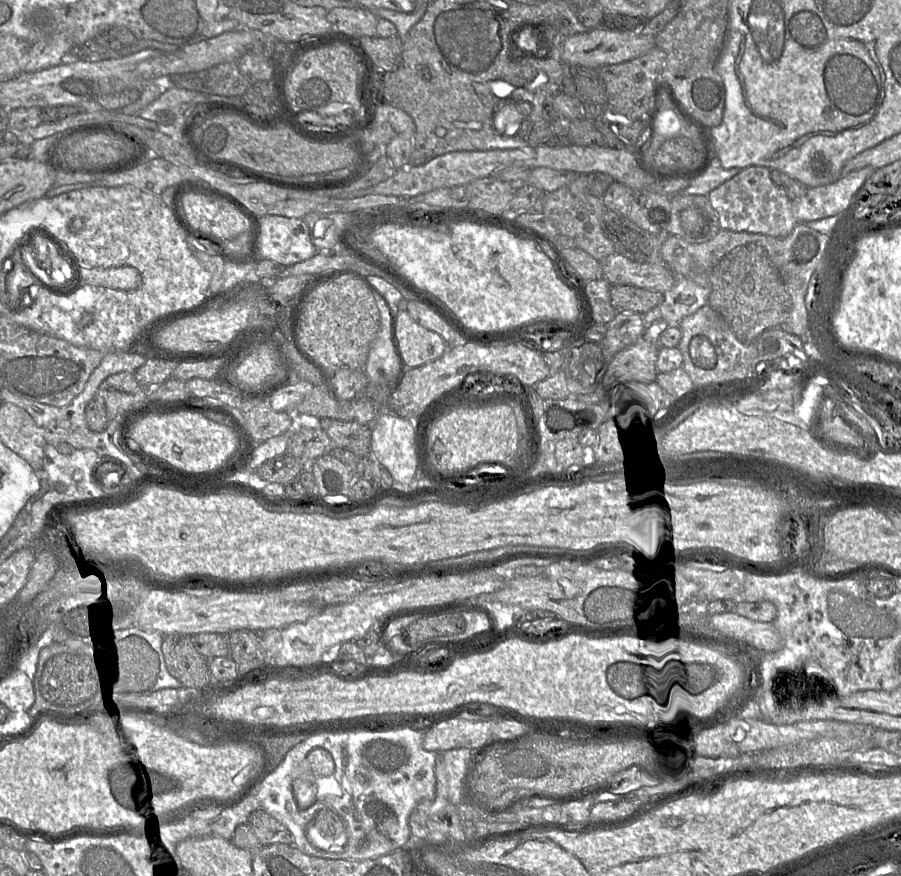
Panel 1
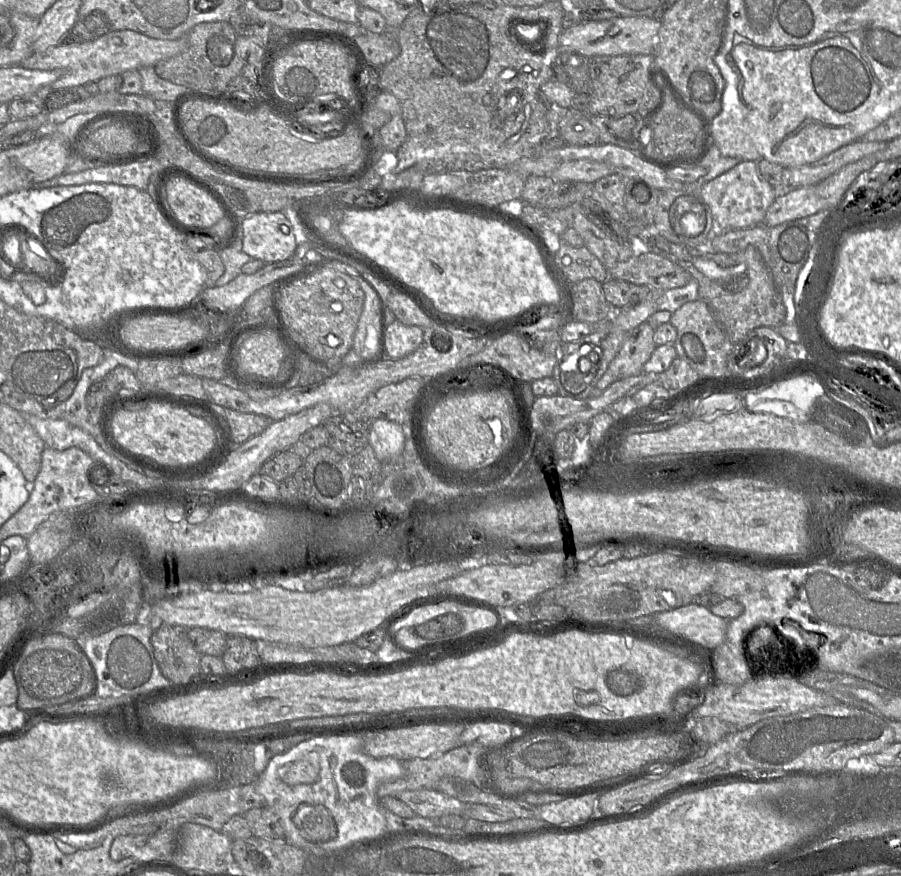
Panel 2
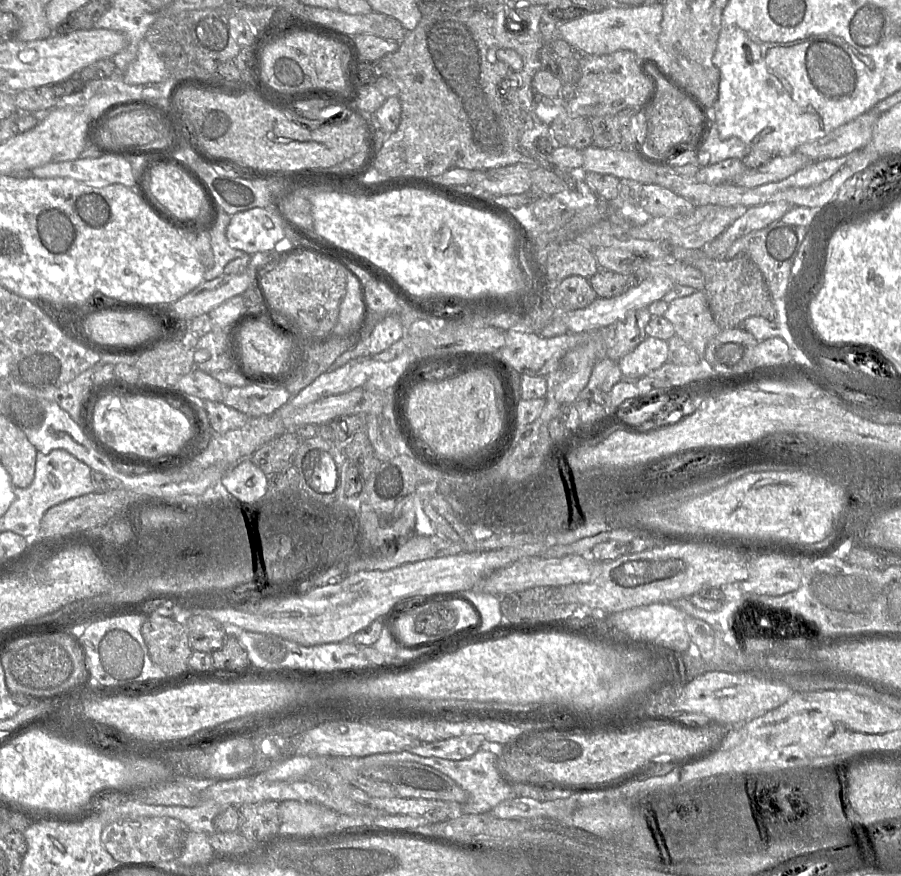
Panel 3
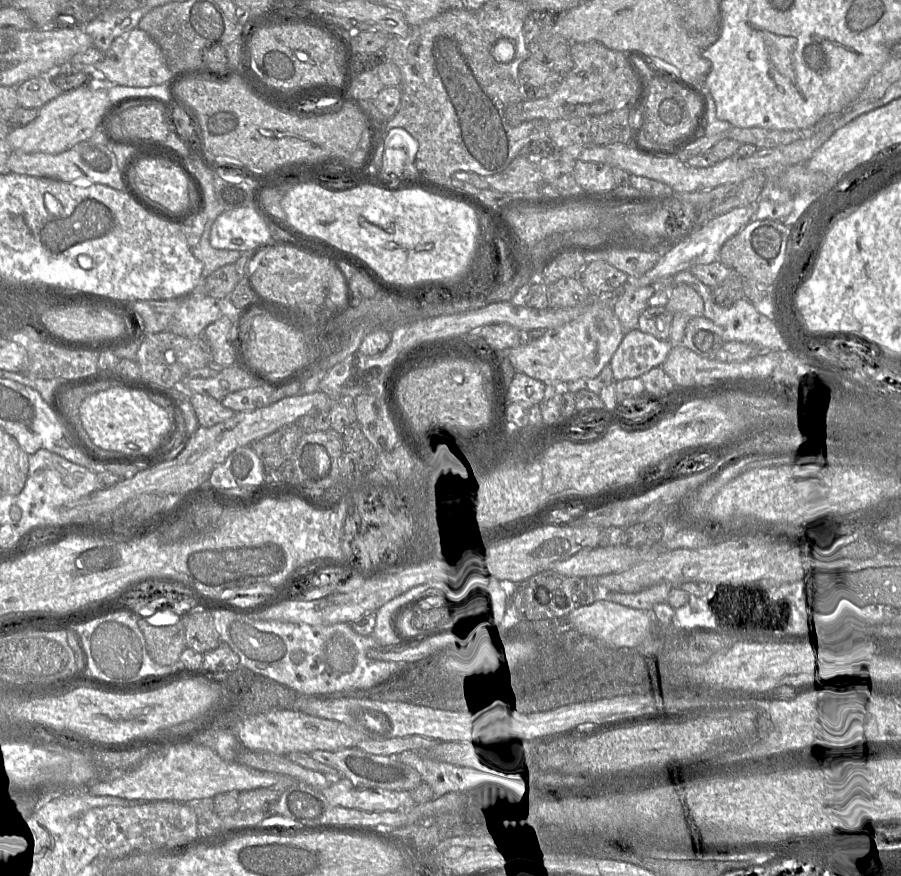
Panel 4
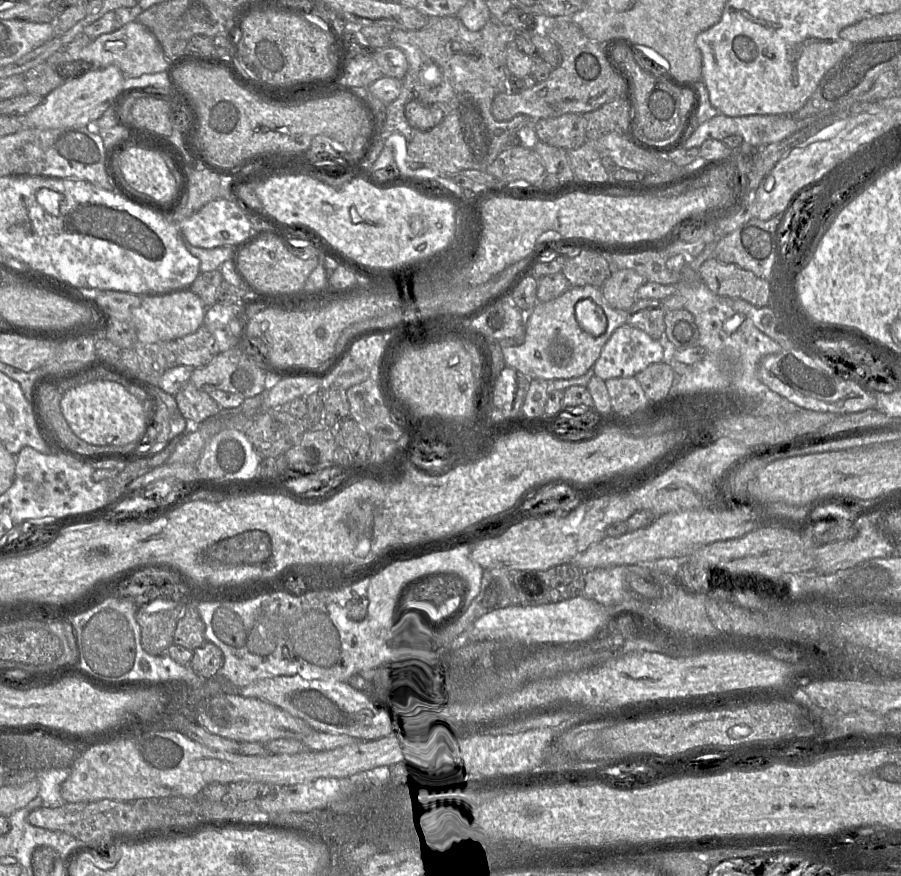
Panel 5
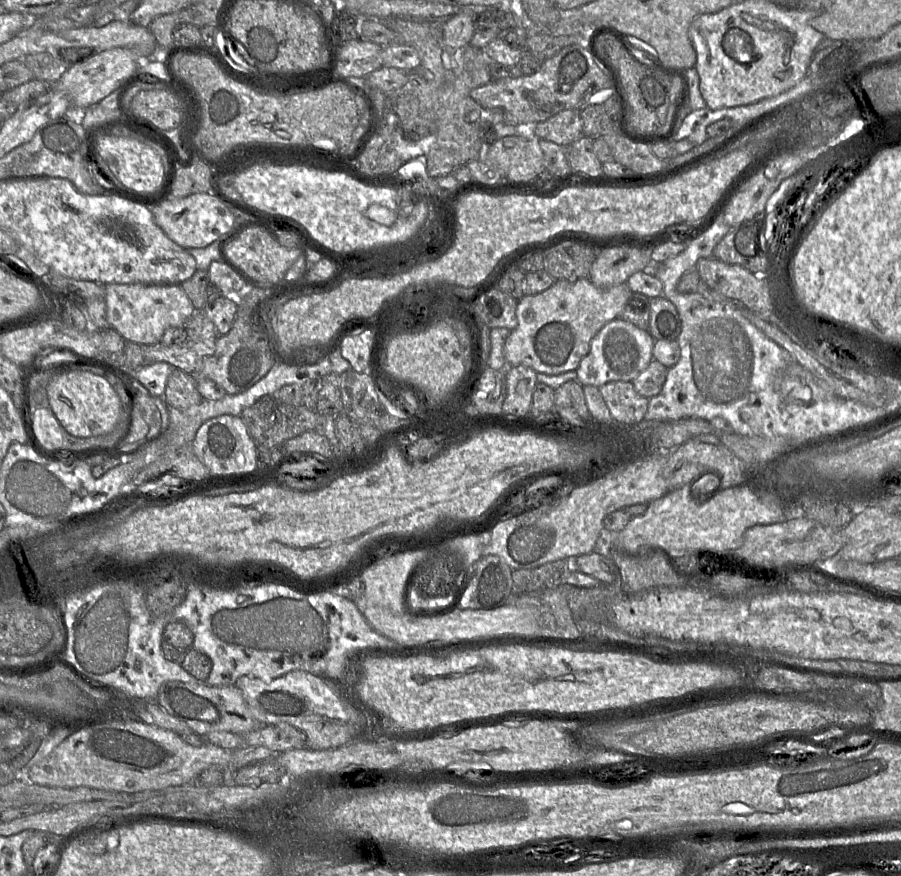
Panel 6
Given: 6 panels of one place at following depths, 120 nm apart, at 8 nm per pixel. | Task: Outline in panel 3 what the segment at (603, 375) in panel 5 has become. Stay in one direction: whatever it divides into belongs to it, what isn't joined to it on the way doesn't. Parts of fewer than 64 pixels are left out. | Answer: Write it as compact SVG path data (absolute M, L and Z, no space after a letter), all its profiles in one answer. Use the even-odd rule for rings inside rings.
M648 336L632 352L621 358L621 381L636 381L659 369L668 360L668 341Z

